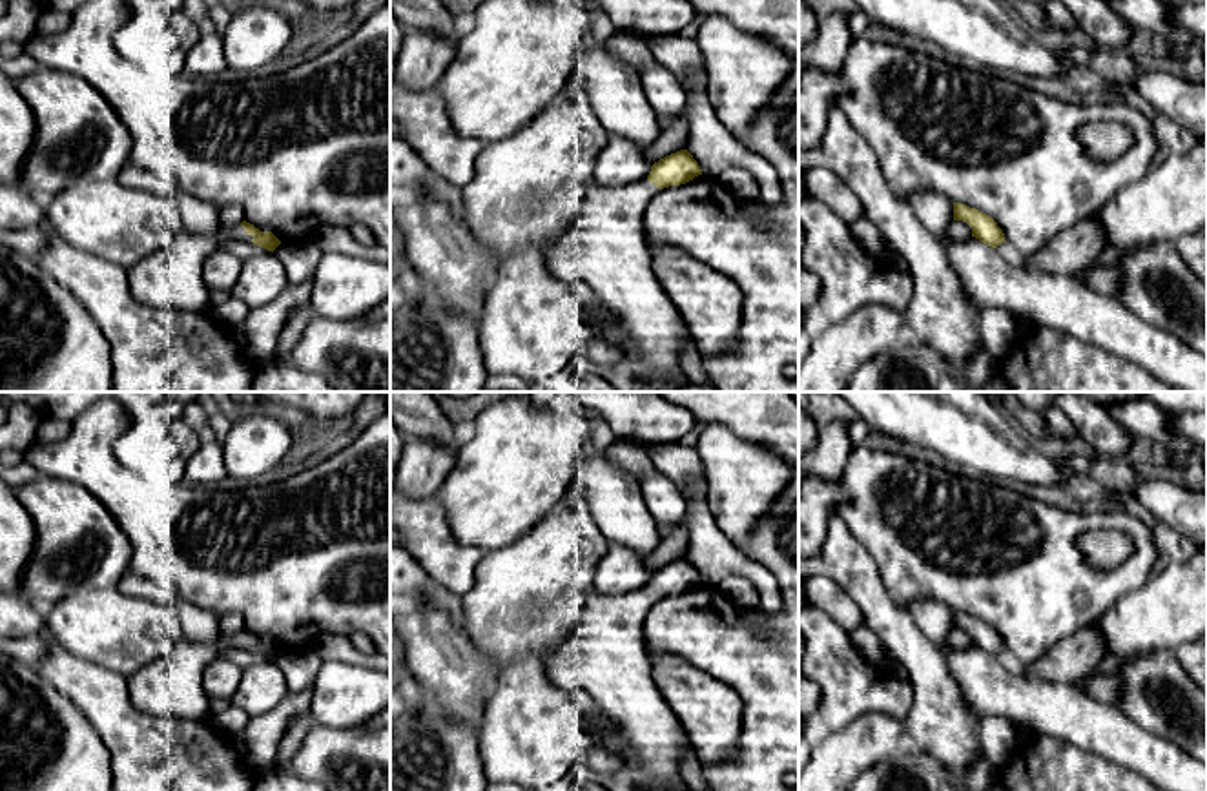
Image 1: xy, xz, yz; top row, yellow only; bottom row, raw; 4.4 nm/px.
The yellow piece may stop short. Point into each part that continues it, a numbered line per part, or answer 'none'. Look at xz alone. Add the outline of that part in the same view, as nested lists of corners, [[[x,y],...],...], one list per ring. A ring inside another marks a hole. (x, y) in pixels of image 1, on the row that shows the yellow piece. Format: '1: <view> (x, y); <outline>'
1: xz (604, 246); [[[645,180],[625,186],[604,186],[589,182],[580,211],[569,228],[543,252],[547,272],[558,281],[580,281],[589,288],[589,301],[607,310],[624,328],[629,339],[629,354],[624,363],[633,370],[636,379],[655,375],[660,381],[676,381],[682,374],[680,355],[684,350],[684,319],[665,293],[653,270],[653,255],[644,231],[644,213],[649,200],[660,190]]]

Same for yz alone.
none

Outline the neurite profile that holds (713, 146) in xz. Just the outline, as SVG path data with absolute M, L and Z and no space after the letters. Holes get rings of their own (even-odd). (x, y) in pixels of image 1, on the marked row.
M687 84L686 113L689 117L686 149L698 162L702 175L718 179L729 166L746 168L757 179L764 202L779 204L782 200L780 180L775 168L762 157L744 149L737 137L718 120L707 98L706 84Z

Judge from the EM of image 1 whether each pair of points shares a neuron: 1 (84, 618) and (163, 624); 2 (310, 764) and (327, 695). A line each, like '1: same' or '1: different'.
1: same
2: different

